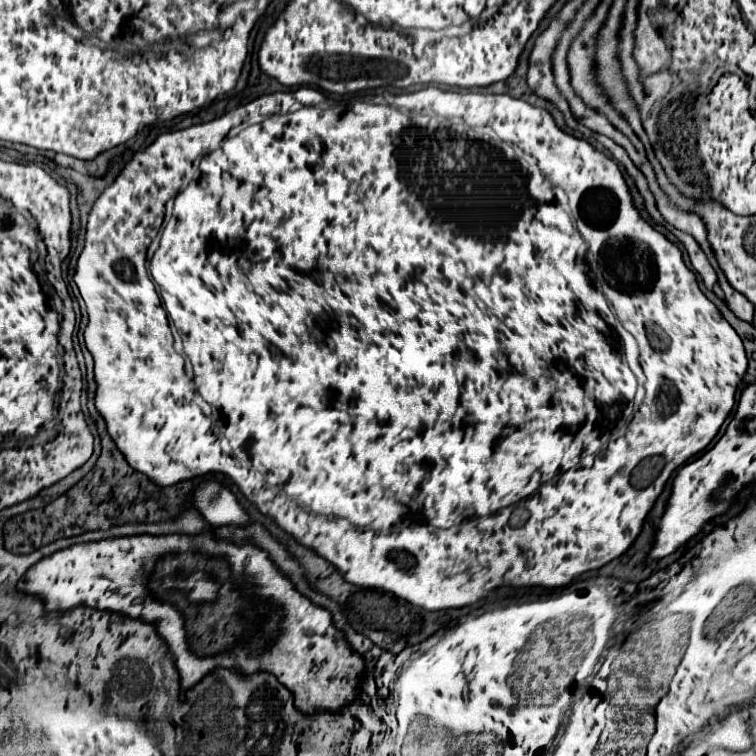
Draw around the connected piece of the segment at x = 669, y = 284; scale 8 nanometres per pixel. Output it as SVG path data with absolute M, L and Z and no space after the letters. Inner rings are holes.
M429 82L429 84L411 84L411 86L407 86L407 88L396 88L396 87L393 87L393 86L383 86L383 87L379 87L379 88L372 88L372 89L369 89L369 90L362 90L362 91L360 91L360 92L356 92L356 93L354 93L354 94L353 94L353 96L351 96L351 95L350 95L350 96L349 96L349 95L348 95L348 97L347 97L347 99L346 99L346 100L348 100L348 99L349 99L349 100L348 100L348 101L347 101L347 102L346 102L346 100L337 100L337 102L333 102L333 100L329 100L329 102L327 102L327 98L323 98L323 96L321 96L321 94L319 94L319 90L317 90L317 89L315 89L315 88L312 88L312 87L309 87L309 86L300 86L300 87L298 87L298 88L296 88L296 89L294 89L294 90L293 90L293 89L287 89L287 90L283 90L283 91L278 91L278 92L274 92L274 93L271 93L271 94L269 94L269 110L265 110L265 108L261 108L261 110L259 110L259 104L249 104L249 106L243 106L243 108L237 108L237 110L233 110L233 112L229 112L229 114L227 114L227 116L223 116L223 118L219 118L219 120L213 120L213 122L207 122L207 124L197 124L197 126L191 126L191 128L185 128L185 130L177 130L177 132L167 132L167 134L161 134L161 136L159 136L159 138L157 138L157 140L155 140L155 142L153 142L153 144L151 144L151 146L149 146L149 148L147 148L147 150L143 150L143 152L137 152L137 154L135 154L135 156L133 156L133 158L131 158L131 162L127 162L127 164L125 164L125 168L123 168L123 170L121 170L121 174L119 174L119 176L117 176L117 178L115 178L115 182L113 182L113 184L111 184L111 186L109 186L109 188L107 188L107 190L105 190L105 192L103 192L103 194L101 194L101 196L99 196L99 198L97 198L97 202L95 202L95 204L93 204L93 210L91 210L91 214L89 214L89 220L87 220L87 234L85 234L85 248L83 248L83 252L81 252L81 256L79 256L79 260L77 260L77 268L75 268L75 276L73 276L73 280L75 280L75 284L77 284L77 288L79 288L79 292L81 292L81 298L83 298L83 300L85 300L85 306L87 306L87 314L89 314L89 324L87 324L87 330L85 330L85 334L83 334L83 336L85 336L85 346L87 346L87 350L89 350L89 352L91 352L91 354L93 354L93 360L95 360L95 380L97 380L97 394L95 394L95 406L97 406L97 410L99 410L99 412L101 412L101 416L103 416L103 418L105 418L105 422L107 422L107 430L109 430L109 434L111 434L111 438L113 438L113 440L115 440L115 444L117 444L117 448L119 448L119 450L121 450L121 452L123 452L123 454L125 454L125 458L129 458L129 464L131 464L131 466L133 466L133 468L137 468L137 470L139 470L139 472L145 472L145 474L147 474L147 476L149 476L149 478L151 478L151 480L157 480L157 484L161 484L161 486L171 486L171 484L177 484L177 482L181 482L181 480L187 480L187 478L193 478L193 476L201 476L201 474L207 474L207 472L223 472L223 474L229 474L229 476L231 476L231 478L233 478L233 480L235 480L235 484L237 484L237 486L239 486L239 488L241 488L241 492L243 492L243 494L245 494L245 496L247 496L247 500L249 500L249 502L253 502L253 504L255 504L255 506L257 506L257 508L259 508L259 510L261 510L261 512L263 512L263 514L269 514L269 516L273 516L273 518L275 518L275 520L277 520L277 524L279 524L279 526L281 526L281 528L283 528L283 530L285 530L285 532L289 532L289 534L293 534L293 536L295 536L295 538L297 538L297 540L299 540L299 542L301 542L301 544L305 544L305 546L309 546L309 548L315 548L315 550L317 550L317 552L319 552L319 554L321 554L321 556L323 556L323 558L325 558L325 560L329 560L329 562L331 562L331 564L335 564L335 566L337 566L337 568L339 568L339 572L343 572L343 576L345 576L345 580L347 580L347 582L351 582L351 584L357 584L357 586L369 586L369 588L381 588L381 590L385 590L385 592L393 592L393 594L395 594L395 596L399 596L399 598L403 598L403 600L407 600L407 602L411 602L411 604L415 604L415 606L419 606L419 608L423 608L423 610L429 610L429 612L435 612L435 610L449 610L449 608L463 608L463 606L471 606L471 604L475 604L475 602L479 602L479 600L487 600L487 598L489 598L489 596L491 596L491 594L493 594L493 592L495 592L495 590L497 590L497 588L501 588L501 586L511 586L511 588L525 588L525 586L543 586L543 588L561 588L561 586L567 586L567 584L571 584L571 582L573 582L573 580L575 580L575 578L577 578L577 576L581 576L581 574L583 574L583 572L589 572L589 570L597 570L597 568L601 568L601 566L605 566L605 564L607 564L607 562L611 562L611 560L615 560L615 558L619 558L619 556L621 556L621 554L623 554L623 552L625 552L625 550L627 550L627 548L629 548L629 546L631 546L631 544L633 544L633 540L635 540L635 538L637 538L637 534L639 534L639 532L641 532L641 526L643 526L643 520L645 520L645 516L647 516L647 512L649 512L649 510L651 510L651 508L653 508L653 504L655 504L655 500L657 500L657 496L659 496L659 494L661 494L661 490L663 490L663 486L665 486L665 482L667 482L667 480L669 480L669 476L671 476L671 474L673 474L673 470L675 470L675 468L677 468L677 466L683 466L683 464L685 464L685 462L687 462L687 460L689 460L689 458L691 458L691 456L695 456L695 454L697 454L697 452L701 452L701 450L703 450L703 448L707 448L707 444L709 444L709 442L711 442L711 440L713 440L713 438L715 438L715 434L717 434L717 432L719 432L719 428L721 428L721 424L723 424L723 422L725 422L725 418L727 418L727 414L729 414L729 412L731 412L731 408L733 408L733 404L735 404L735 390L737 390L737 384L739 384L739 382L741 382L741 376L743 376L743 374L745 374L745 370L747 370L747 356L745 356L745 350L743 350L743 342L741 342L741 338L739 338L739 336L737 336L737 334L735 334L735 330L733 330L733 328L731 328L731 326L729 326L729 324L727 324L727 322L725 322L725 320L723 320L723 318L721 318L721 314L719 314L719 310L717 310L717 308L715 308L715 304L713 304L713 302L709 302L709 300L707 300L707 298L705 298L705 294L703 294L703 292L701 292L701 290L699 290L699 284L697 284L697 280L695 280L695 274L693 274L693 272L691 272L691 270L689 270L689 268L687 268L687 266L685 266L685 262L683 262L683 256L681 256L681 250L679 250L679 248L677 248L677 246L673 246L673 244L671 244L671 242L669 242L669 240L667 240L667 238L665 238L665 236L663 236L663 234L659 234L659 232L657 232L657 230L655 230L655 228L653 228L653 226L651 226L651 224L649 224L649 222L645 222L645 220L643 220L643 218L641 218L641 216L639 216L639 210L637 210L637 208L635 208L635 206L633 206L633 202L631 202L631 194L629 194L629 190L627 190L627 184L625 184L625 180L623 180L623 174L621 174L621 170L619 170L619 166L617 166L617 164L615 164L615 162L613 162L613 160L611 160L611 158L607 158L607 156L605 156L605 154L601 154L601 152L597 152L597 150L595 150L595 148L593 148L593 146L591 146L591 144L587 144L587 142L585 142L585 140L577 140L577 138L573 138L573 136L569 136L569 134L565 134L565 132L561 132L561 130L559 130L559 128L557 128L557 126L555 126L555 122L553 122L553 118L551 118L551 116L549 116L549 112L545 112L545 110L541 110L541 108L535 108L535 106L531 106L531 104L527 104L527 102L523 102L523 100L517 100L517 98L511 98L511 96L507 96L507 94L488 94L488 93L483 93L483 92L481 92L481 91L477 91L477 90L476 90L476 89L471 89L471 88L466 88L466 90L465 90L465 91L462 91L462 90L463 90L463 88L459 88L459 86L445 86L445 84L435 84L435 82ZM225 140L233 140L233 148L231 148L231 146L229 146L229 148L227 148L227 146L225 146ZM195 164L197 164L197 168L193 168L193 172L189 172L189 174L185 174L185 186L183 186L183 168L185 168L185 166L195 166ZM173 196L175 196L175 201L174 201L174 208L173 208L173 211L174 211L174 212L173 212L173 214L174 214L174 216L171 216L171 220L169 220L169 222L167 222L167 224L165 224L165 228L163 228L163 234L161 234L161 244L159 244L159 248L157 248L157 252L155 252L155 254L153 254L153 258L151 258L151 262L149 262L149 272L151 272L151 276L153 276L153 280L155 280L155 284L157 284L157 286L159 286L159 296L161 296L161 300L159 300L159 296L157 296L157 292L155 292L155 286L153 286L153 282L151 282L151 280L149 280L149 276L147 276L147 272L145 272L145 262L147 262L147 248L149 248L149 244L151 244L151 242L153 242L153 238L155 238L155 236L157 236L157 232L159 232L159 228L161 228L161 224L163 224L163 216L165 216L165 204L167 204L167 198L173 198ZM613 312L615 312L615 316L617 316L617 320L619 320L619 322L621 322L621 324L623 324L623 326L625 326L625 330L629 330L629 332L631 332L631 334L633 334L633 336L635 336L635 340L637 340L637 342L639 342L639 364L641 364L641 368L643 368L643 372L645 372L645 378L647 378L647 380L645 380L645 402L643 402L643 404L641 404L641 408L639 408L639 412L637 412L637 416L635 416L635 420L631 420L631 422L629 422L629 428L627 428L627 432L625 432L625 436L623 436L623 438L619 438L619 440L615 440L615 442L611 442L611 444L609 444L609 446L607 446L607 450L605 450L605 452L603 452L603 454L601 454L601 452L599 452L599 451L600 451L600 447L601 447L601 448L602 448L602 446L605 446L605 436L613 436L613 432L621 432L621 428L623 428L623 426L625 426L625 420L627 420L627 416L629 416L629 412L631 412L631 406L633 406L633 396L635 396L635 376L633 376L633 374L631 374L631 370L629 370L629 366L627 366L627 362L625 362L625 356L623 356L623 354L621 354L621 352L619 352L619 344L615 344L615 338L619 338L619 336L617 336L617 332L615 332L615 328L613 328L613 324L615 324L615 316L613 316ZM167 314L169 314L169 318L171 318L171 320L173 320L173 324L175 324L175 328L177 328L177 332L179 332L179 336L181 336L181 340L183 340L183 352L185 352L185 354L187 354L187 358L189 358L189 360L191 360L191 364L193 364L193 372L195 372L195 378L193 378L193 380L195 380L195 384L193 384L193 380L189 380L189 378L187 378L187 374L185 374L185 366L183 366L183 356L181 356L181 354L179 354L179 352L175 352L175 348L173 348L173 336L172 336L172 333L171 333L171 329L170 329L170 326L169 326L169 318L168 318L168 315L167 315ZM195 386L197 386L197 390L199 390L199 394L201 394L201 396L203 396L203 400L205 400L205 402L207 402L207 404L209 404L209 406L211 406L211 408L213 408L213 414L211 414L211 418L209 418L209 416L205 416L205 414L203 414L203 410L201 410L201 408L199 408L199 406L195 406L195 402L193 402L193 394L195 394ZM221 436L223 436L223 438L227 438L227 452L223 452L223 446L221 446L221 440L223 440L223 438L221 438ZM592 454L597 454L597 456L595 456L595 462L593 462L593 466L591 466L591 468L577 468L577 470L575 470L575 468L573 468L573 467L574 467L574 466L576 466L576 465L577 465L577 464L578 464L578 463L579 463L579 462L580 462L580 460L581 460L581 459L582 459L582 458L585 458L585 456L587 456L587 455L592 455ZM553 476L557 476L557 482L545 482L545 480L551 480L551 478L553 478ZM529 482L531 482L531 488L537 488L537 484L539 484L539 482L545 482L545 484L539 484L539 488L537 488L537 492L533 492L533 496L529 496ZM519 500L521 500L521 506L525 506L525 508L527 508L527 510L529 510L529 520L527 520L527 522L525 522L525 524L523 524L523 526L517 526L517 528L513 528L513 526L509 526L509 516L511 516L511 512L513 512L513 510L501 510L501 508L505 508L505 506L511 506L511 504L517 504L517 502L519 502Z

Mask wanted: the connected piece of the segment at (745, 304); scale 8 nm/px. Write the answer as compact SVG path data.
M717 272L717 282L719 282L719 286L721 286L721 290L723 290L723 294L725 294L725 304L727 304L727 308L739 318L739 320L743 320L743 322L751 322L753 320L753 306L749 304L749 300L745 300L745 296L741 296L737 290L733 290L731 286L729 286L729 282L727 282L727 278L721 274L721 272Z

